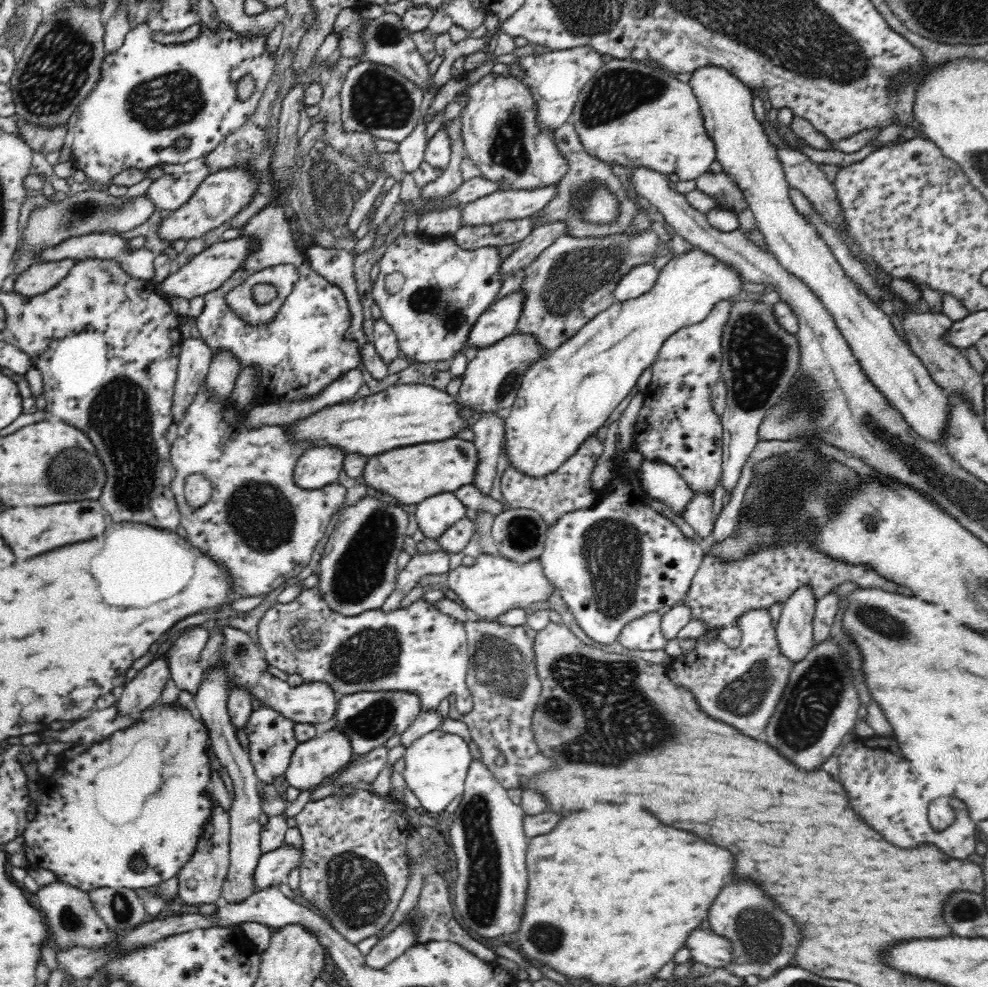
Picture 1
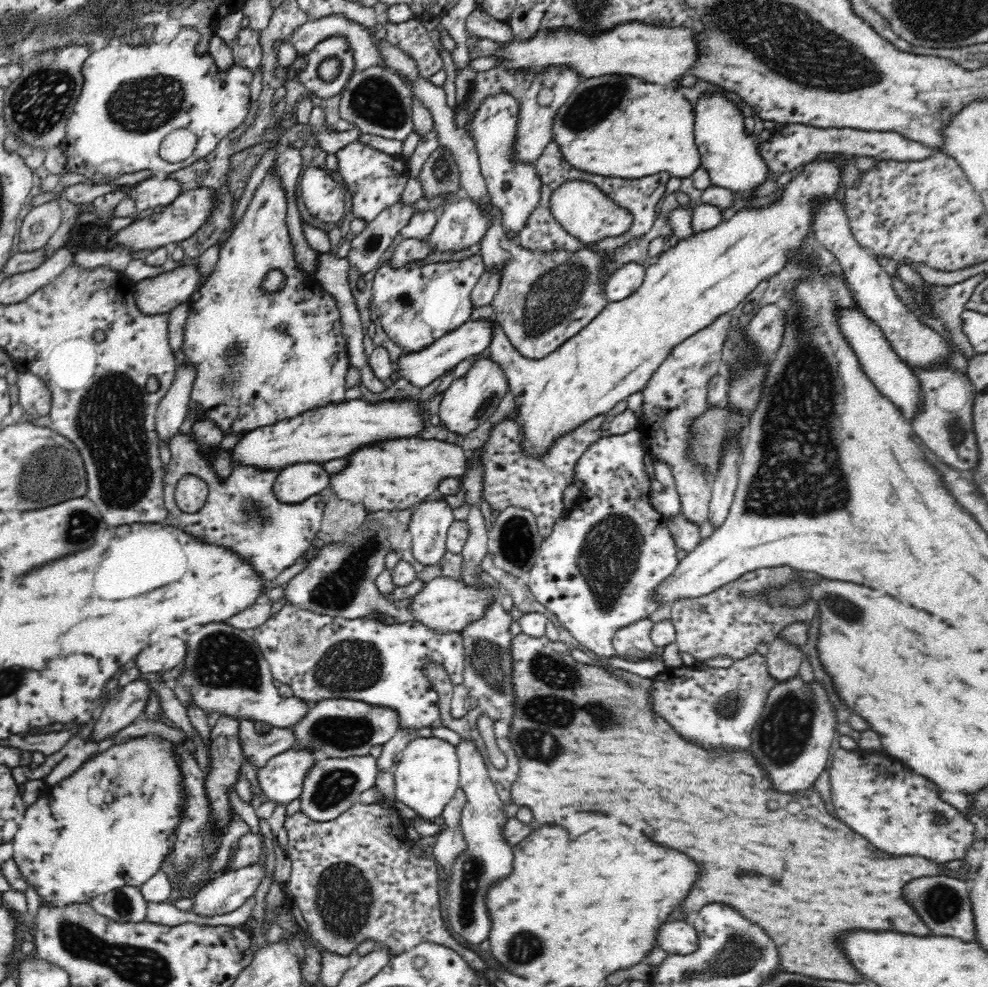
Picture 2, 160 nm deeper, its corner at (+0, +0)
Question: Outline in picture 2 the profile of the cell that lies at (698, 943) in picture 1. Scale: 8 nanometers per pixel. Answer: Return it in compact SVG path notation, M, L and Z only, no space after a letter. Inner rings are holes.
M678 920L668 922L657 931L655 947L659 947L670 955L686 955L699 948L698 936L690 923L686 924Z

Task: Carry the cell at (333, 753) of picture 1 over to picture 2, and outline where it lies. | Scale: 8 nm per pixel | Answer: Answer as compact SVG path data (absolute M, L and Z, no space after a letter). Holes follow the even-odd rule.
M288 749L270 758L256 773L263 801L286 806L300 796L306 770L314 764L310 751Z

